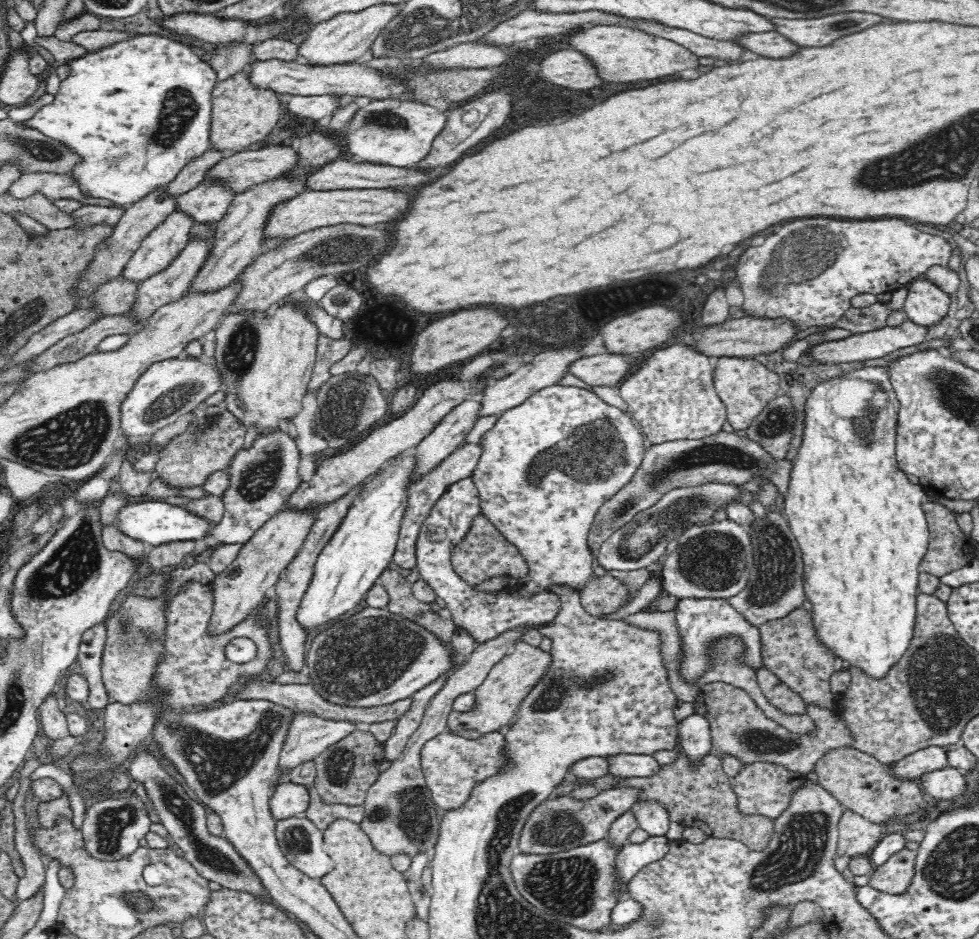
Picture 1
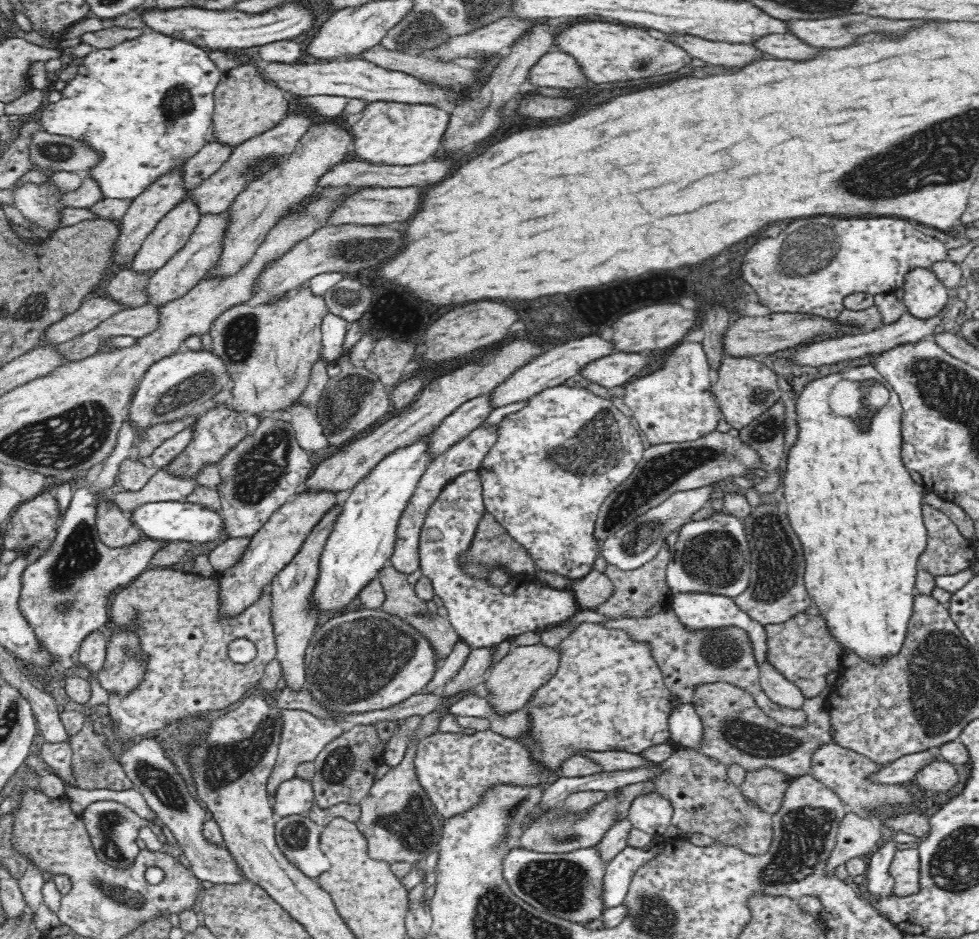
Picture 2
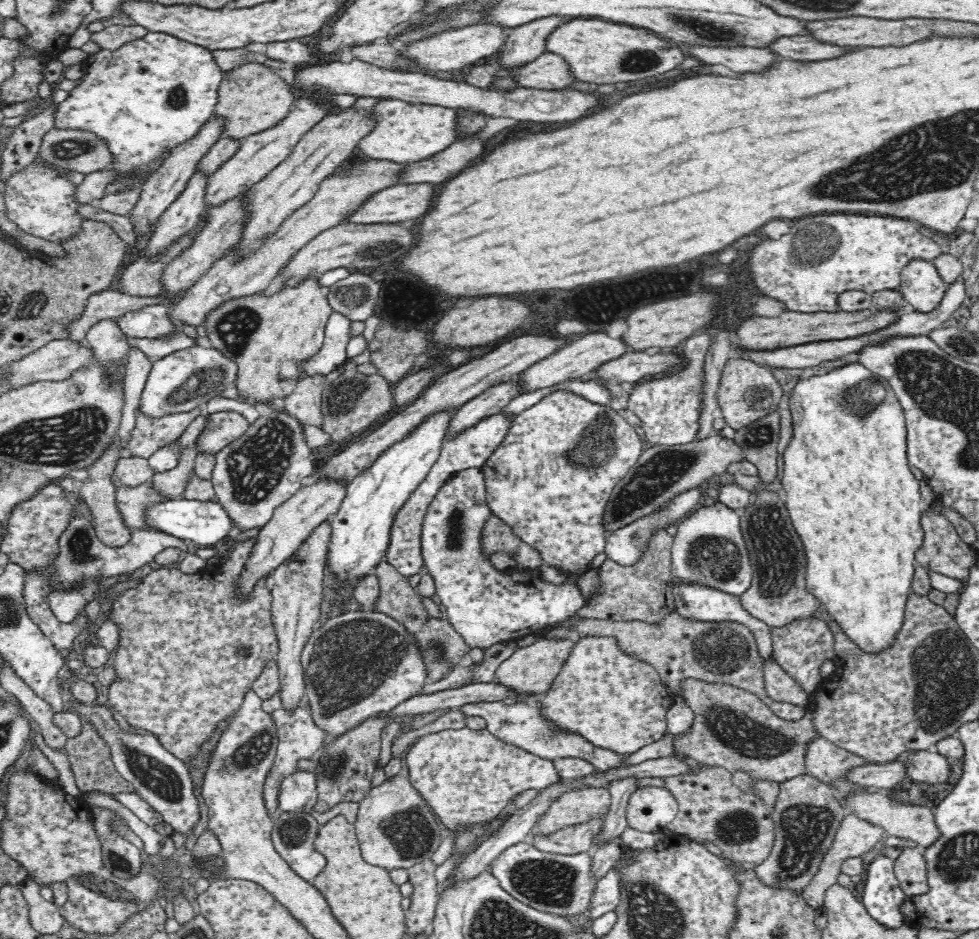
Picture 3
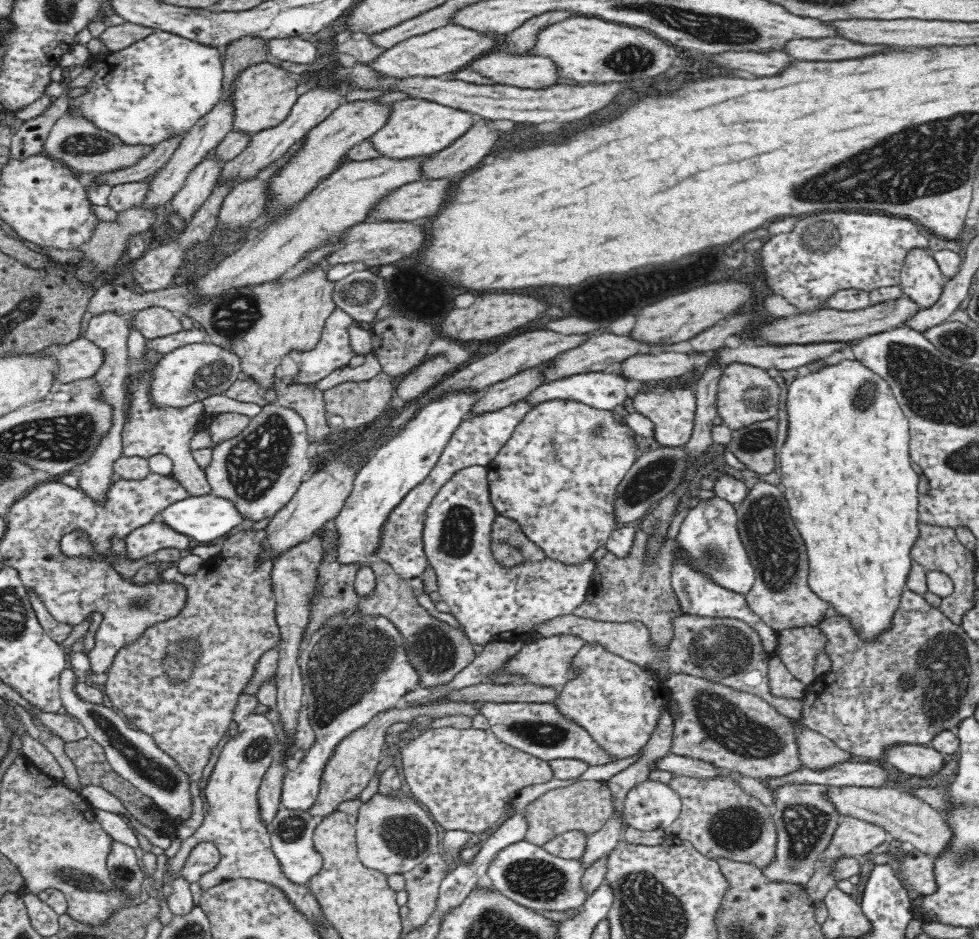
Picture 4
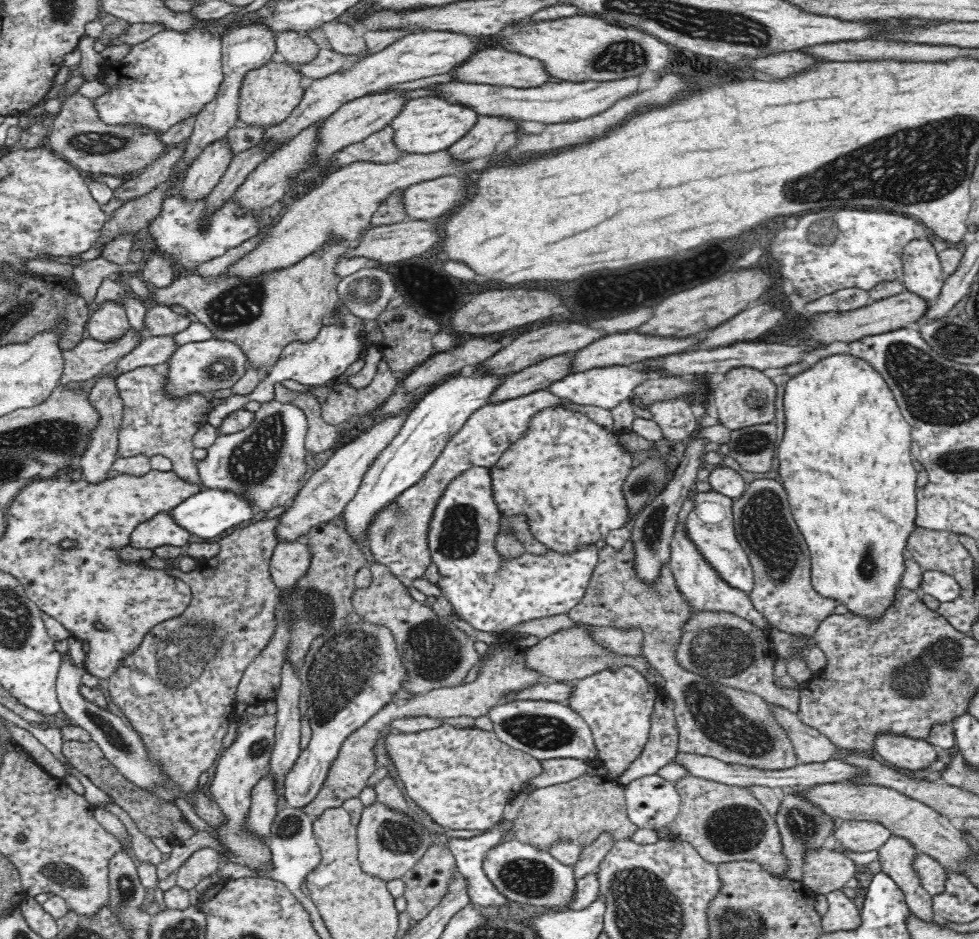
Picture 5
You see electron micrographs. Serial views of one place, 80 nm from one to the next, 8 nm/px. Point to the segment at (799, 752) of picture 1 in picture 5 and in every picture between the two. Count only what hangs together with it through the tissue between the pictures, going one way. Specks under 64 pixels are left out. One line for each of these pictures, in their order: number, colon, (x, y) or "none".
2: (736, 730)
3: (732, 728)
4: (739, 731)
5: (735, 726)

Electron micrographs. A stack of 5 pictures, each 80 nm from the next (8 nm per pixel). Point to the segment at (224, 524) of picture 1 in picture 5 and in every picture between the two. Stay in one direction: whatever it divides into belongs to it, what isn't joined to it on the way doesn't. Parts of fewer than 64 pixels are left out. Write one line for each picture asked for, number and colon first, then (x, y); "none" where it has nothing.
2: (263, 471)
3: (254, 474)
4: (259, 470)
5: (265, 462)

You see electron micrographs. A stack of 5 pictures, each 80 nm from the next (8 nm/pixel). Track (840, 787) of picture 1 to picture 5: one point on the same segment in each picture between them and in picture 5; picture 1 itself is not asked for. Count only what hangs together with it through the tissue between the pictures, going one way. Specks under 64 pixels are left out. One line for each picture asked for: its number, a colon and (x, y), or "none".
2: (842, 770)
3: (825, 761)
4: (815, 751)
5: (810, 745)

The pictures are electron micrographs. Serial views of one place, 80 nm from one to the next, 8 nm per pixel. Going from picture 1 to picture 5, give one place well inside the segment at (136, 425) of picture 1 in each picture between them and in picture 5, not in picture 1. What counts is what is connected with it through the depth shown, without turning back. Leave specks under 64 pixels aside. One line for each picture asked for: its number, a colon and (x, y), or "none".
2: (170, 388)
3: (186, 378)
4: (193, 372)
5: (197, 367)

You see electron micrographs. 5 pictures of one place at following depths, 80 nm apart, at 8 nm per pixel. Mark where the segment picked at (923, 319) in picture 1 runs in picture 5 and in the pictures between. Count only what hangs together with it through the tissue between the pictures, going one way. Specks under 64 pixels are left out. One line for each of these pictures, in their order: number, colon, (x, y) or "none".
2: (924, 295)
3: (922, 287)
4: (921, 278)
5: (923, 275)

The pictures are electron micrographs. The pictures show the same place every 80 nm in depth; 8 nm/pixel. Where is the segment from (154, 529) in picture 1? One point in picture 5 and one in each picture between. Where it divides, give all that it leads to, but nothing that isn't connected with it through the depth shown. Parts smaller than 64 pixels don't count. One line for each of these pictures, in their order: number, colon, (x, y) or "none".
2: (188, 522)
3: (205, 522)
4: (204, 518)
5: (207, 514)

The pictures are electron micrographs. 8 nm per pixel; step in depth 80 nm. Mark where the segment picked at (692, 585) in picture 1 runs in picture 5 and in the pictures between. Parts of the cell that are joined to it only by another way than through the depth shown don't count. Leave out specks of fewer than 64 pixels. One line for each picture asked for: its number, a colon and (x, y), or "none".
2: (712, 554)
3: (708, 548)
4: (709, 536)
5: (710, 527)

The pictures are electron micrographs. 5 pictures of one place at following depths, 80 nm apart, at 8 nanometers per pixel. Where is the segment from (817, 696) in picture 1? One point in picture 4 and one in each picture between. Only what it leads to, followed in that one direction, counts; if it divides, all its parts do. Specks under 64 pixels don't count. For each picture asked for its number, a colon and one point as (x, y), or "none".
2: (803, 650)
3: (801, 648)
4: (797, 649)

